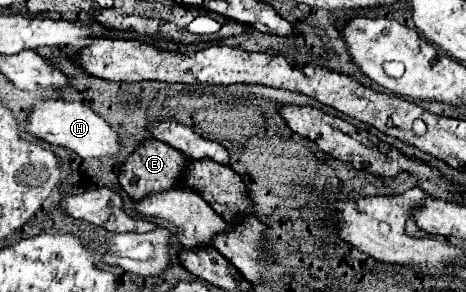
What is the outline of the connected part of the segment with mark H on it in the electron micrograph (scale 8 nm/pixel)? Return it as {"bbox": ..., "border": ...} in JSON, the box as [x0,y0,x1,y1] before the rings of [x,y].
{"bbox":[28,101,120,159],"border":[[[40,101],[28,117],[28,131],[48,143],[62,145],[78,153],[82,159],[90,157],[114,157],[120,151],[120,137],[112,125],[96,115],[84,103],[68,103],[68,101]]]}

